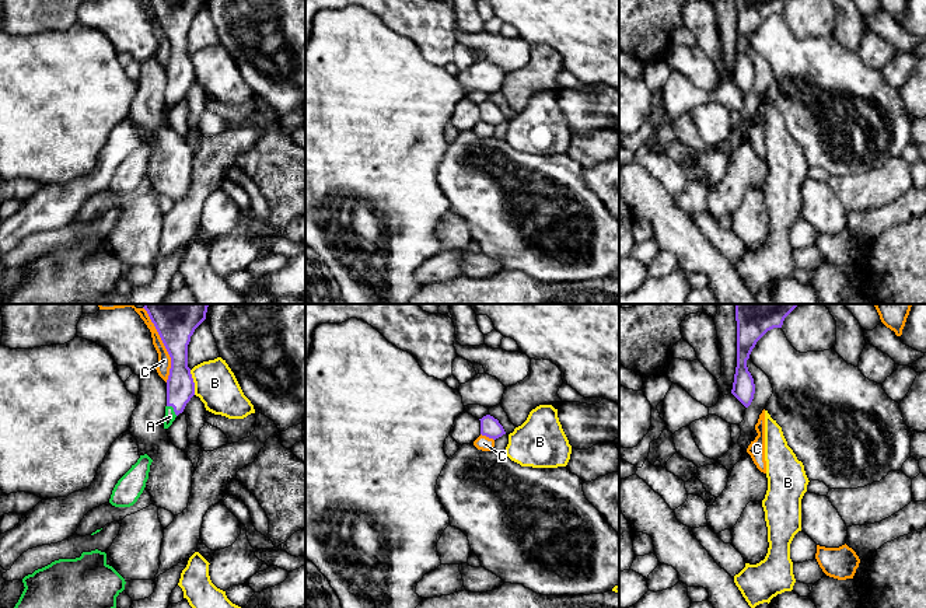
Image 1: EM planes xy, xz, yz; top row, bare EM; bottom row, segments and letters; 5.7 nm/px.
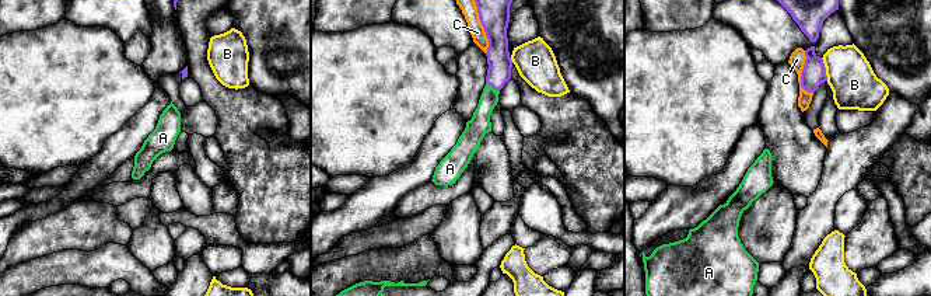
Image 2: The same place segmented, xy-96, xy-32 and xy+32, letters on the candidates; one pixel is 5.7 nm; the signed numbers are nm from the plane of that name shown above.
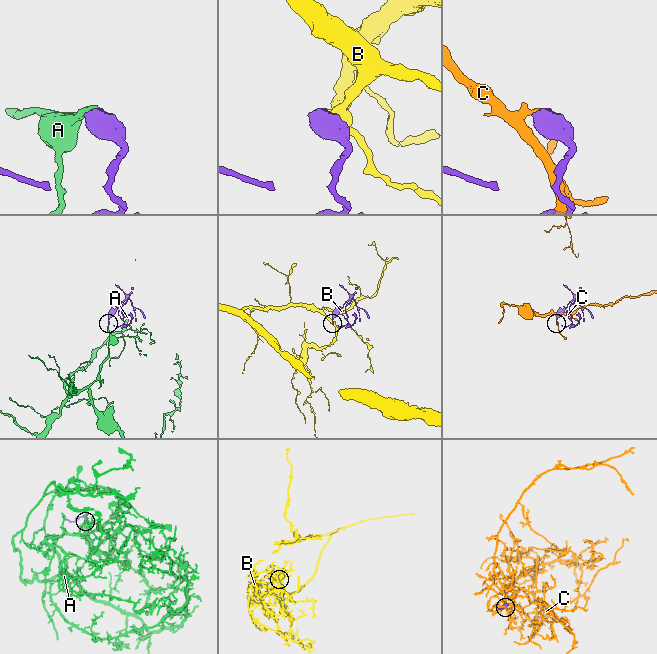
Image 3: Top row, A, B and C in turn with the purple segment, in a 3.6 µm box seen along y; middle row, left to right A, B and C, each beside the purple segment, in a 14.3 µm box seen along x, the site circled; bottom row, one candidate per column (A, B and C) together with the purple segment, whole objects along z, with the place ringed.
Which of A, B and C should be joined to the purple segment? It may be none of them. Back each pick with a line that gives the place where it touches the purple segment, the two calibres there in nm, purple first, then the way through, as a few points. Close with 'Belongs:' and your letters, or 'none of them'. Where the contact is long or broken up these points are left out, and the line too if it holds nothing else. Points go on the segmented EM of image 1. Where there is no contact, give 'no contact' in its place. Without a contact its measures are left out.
A: meets purple in xy at (174, 409); 160 nm thick on the purple side, 70 nm on the other; runs through xy (180, 385), (174, 409), (170, 416)
Belongs: A

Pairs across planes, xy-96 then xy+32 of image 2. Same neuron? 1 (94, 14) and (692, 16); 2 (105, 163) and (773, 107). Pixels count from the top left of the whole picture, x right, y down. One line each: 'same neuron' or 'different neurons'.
1: different neurons
2: different neurons

